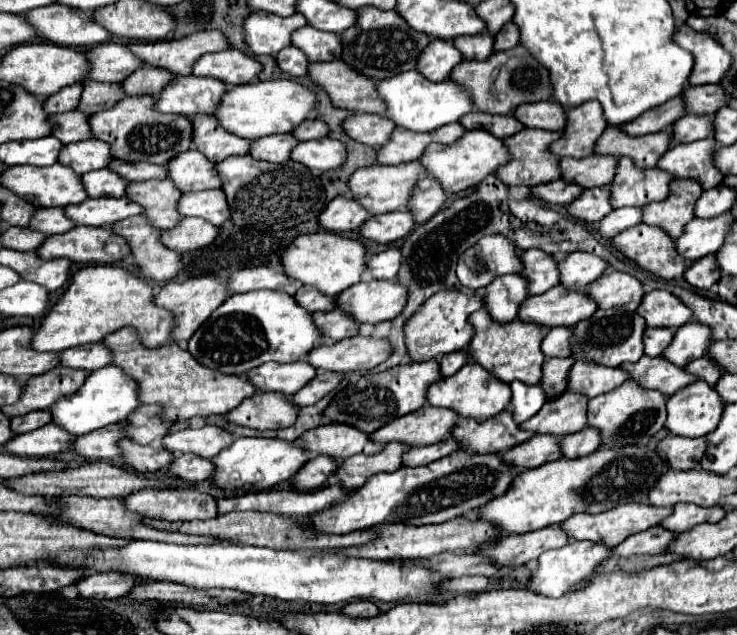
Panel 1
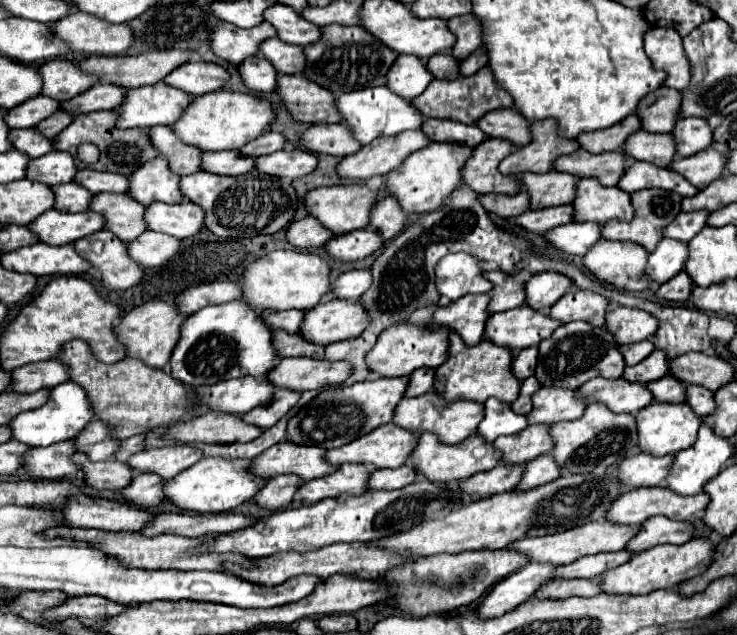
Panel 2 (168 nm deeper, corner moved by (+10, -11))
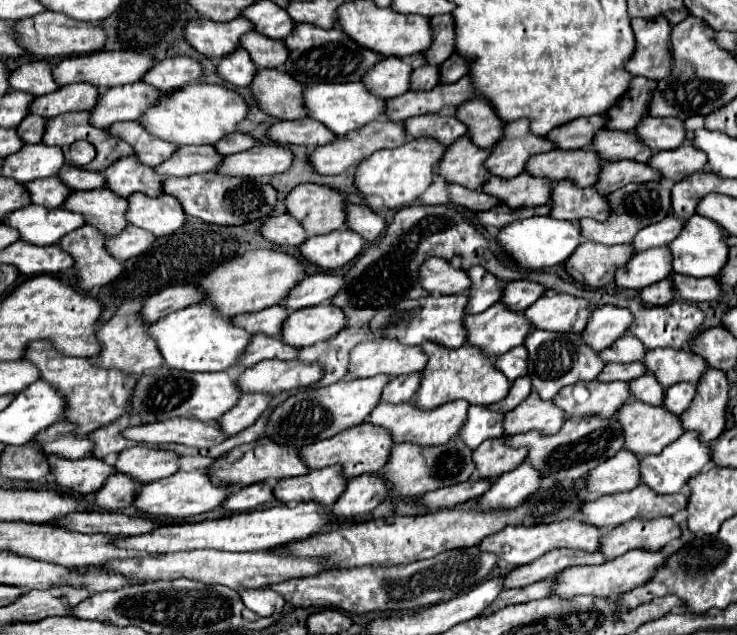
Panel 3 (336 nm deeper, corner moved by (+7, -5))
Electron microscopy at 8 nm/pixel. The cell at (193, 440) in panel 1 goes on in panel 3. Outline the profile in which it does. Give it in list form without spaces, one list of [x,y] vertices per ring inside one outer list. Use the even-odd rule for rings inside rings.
[[[134,446],[118,454],[114,470],[142,484],[148,484],[174,474],[178,470],[176,462],[178,462],[178,456],[172,452],[164,452],[148,446]]]

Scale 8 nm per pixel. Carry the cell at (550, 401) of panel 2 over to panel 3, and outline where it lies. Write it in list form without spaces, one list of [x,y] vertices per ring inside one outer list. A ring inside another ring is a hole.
[[[530,392],[530,396],[520,406],[516,406],[516,410],[504,414],[504,434],[512,436],[530,430],[538,430],[542,434],[556,434],[562,428],[564,420],[564,412],[554,406],[554,402],[540,400],[538,394]]]

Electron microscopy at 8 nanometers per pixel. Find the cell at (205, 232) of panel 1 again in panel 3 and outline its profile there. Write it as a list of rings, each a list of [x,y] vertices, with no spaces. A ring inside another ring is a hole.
[[[128,224],[118,236],[106,238],[106,250],[108,254],[114,254],[116,260],[128,260],[134,256],[140,256],[154,244],[154,236],[146,230],[140,230],[132,224]]]

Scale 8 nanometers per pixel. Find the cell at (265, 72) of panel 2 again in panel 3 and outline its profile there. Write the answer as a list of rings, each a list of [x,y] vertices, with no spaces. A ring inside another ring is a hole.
[[[236,48],[230,54],[226,54],[216,66],[218,76],[222,80],[234,84],[234,86],[248,86],[252,82],[254,74],[256,74],[256,70],[258,68],[254,66],[252,58],[240,48]]]

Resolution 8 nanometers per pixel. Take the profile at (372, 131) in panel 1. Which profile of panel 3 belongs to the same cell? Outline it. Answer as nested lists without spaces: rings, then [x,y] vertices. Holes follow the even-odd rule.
[[[310,118],[302,120],[290,120],[290,122],[274,122],[266,134],[268,140],[274,144],[300,144],[300,146],[322,146],[326,142],[334,140],[334,134],[326,130],[320,122],[314,122]]]

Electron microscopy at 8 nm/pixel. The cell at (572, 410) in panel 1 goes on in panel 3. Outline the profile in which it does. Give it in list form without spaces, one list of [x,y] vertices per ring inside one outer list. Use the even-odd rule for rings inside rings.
[[[506,436],[496,438],[496,440],[486,440],[472,452],[472,462],[476,464],[474,476],[494,480],[524,462],[526,450],[524,448],[508,448],[504,444],[504,438]]]

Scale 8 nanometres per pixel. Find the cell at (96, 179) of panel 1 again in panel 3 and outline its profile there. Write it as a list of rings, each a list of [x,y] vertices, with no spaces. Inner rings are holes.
[[[56,176],[28,182],[28,184],[24,184],[24,188],[28,190],[30,202],[44,206],[44,208],[60,208],[70,194],[68,186],[64,186],[60,182],[60,178],[56,178]]]

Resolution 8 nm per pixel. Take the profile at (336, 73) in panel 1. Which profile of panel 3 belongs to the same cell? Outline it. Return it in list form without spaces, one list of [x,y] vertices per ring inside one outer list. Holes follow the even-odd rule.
[[[258,70],[250,90],[258,108],[268,116],[278,120],[300,120],[306,116],[302,108],[302,84],[282,70]]]

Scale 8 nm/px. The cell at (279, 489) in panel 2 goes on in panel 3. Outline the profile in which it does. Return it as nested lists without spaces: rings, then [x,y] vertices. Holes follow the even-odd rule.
[[[260,482],[260,484],[236,488],[234,492],[230,492],[230,496],[224,500],[222,508],[226,512],[248,512],[248,510],[260,508],[272,500],[274,500],[272,486],[268,482]]]

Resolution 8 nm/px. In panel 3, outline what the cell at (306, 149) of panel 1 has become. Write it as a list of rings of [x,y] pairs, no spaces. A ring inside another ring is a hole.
[[[260,144],[252,146],[252,150],[224,156],[224,162],[214,170],[216,174],[228,176],[244,176],[244,178],[258,178],[258,176],[272,176],[286,172],[292,164],[292,152],[278,144]]]

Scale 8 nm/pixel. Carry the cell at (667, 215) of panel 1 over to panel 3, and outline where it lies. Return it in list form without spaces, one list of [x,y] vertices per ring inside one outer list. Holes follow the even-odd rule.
[[[644,182],[644,184],[628,184],[612,194],[608,194],[610,216],[604,222],[596,222],[592,218],[580,220],[580,232],[586,240],[600,242],[606,246],[628,244],[644,226],[650,226],[670,214],[670,184],[666,182]]]

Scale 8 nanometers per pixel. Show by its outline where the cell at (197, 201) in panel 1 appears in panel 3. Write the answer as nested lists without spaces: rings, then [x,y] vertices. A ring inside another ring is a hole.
[[[130,194],[126,220],[132,226],[150,230],[150,234],[154,236],[168,236],[184,224],[186,214],[180,208],[178,200],[168,194],[160,194],[154,198],[144,194]]]

